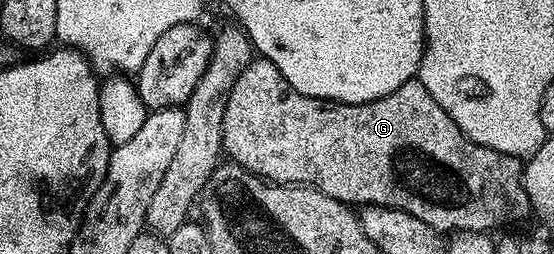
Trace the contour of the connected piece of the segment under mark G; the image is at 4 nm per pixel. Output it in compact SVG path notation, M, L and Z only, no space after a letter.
M256 57L240 73L240 81L232 89L232 97L228 97L228 109L224 111L224 137L222 138L222 149L227 156L231 155L239 164L239 168L249 171L251 175L260 175L263 179L272 183L285 183L300 187L314 187L317 191L328 193L336 201L347 205L364 207L395 207L404 213L412 213L412 217L420 217L432 229L439 233L457 233L460 231L473 231L475 233L493 232L493 227L506 227L509 223L518 223L526 214L532 211L530 198L526 192L526 186L522 180L524 163L519 156L500 153L496 149L488 149L484 145L476 145L476 141L467 139L465 133L458 128L456 121L436 105L432 93L424 89L424 85L417 78L409 79L396 93L388 97L380 97L371 103L332 103L312 97L304 97L304 93L296 93L288 81L284 81L284 73L272 65L272 61Z

